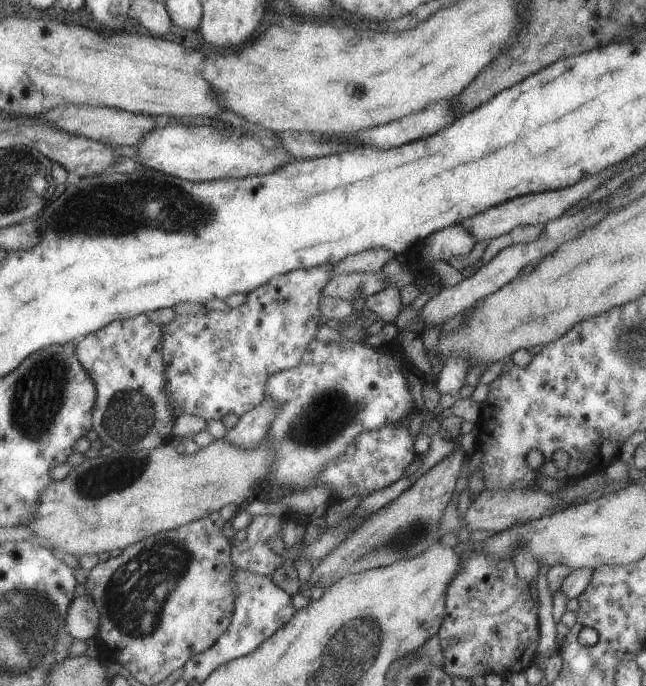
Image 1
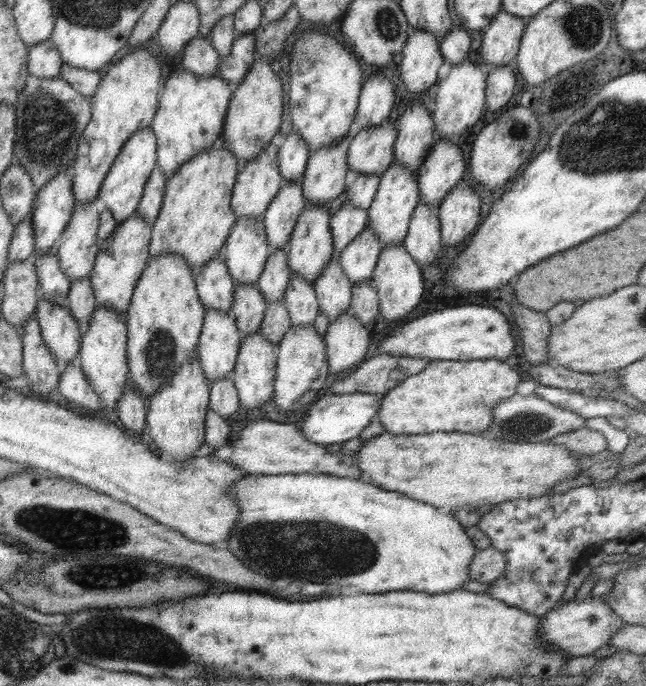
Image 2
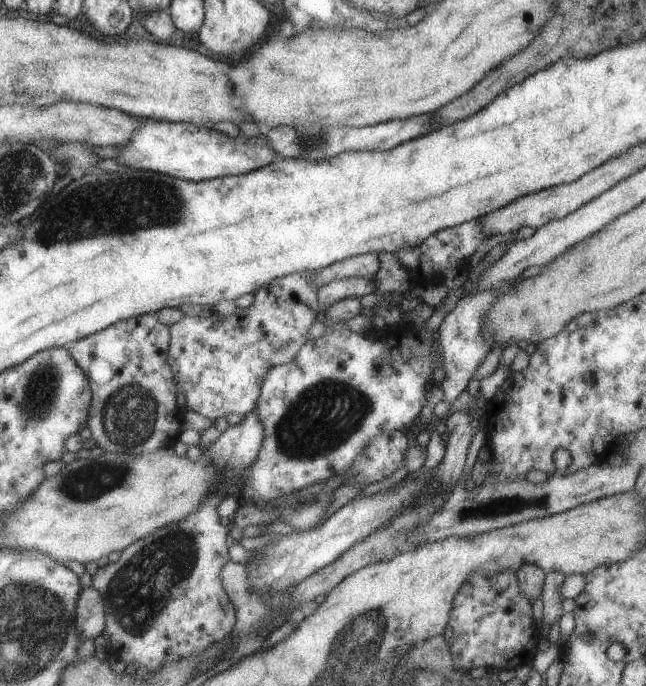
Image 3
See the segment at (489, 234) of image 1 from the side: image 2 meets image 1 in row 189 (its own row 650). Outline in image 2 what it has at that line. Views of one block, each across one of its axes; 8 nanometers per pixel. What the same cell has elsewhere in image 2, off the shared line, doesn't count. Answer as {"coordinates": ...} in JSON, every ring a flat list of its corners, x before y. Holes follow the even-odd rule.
{"coordinates":[[594,595,585,598,583,602,570,600,564,602,561,607,548,610,539,617,539,623,538,634,544,638,544,642,553,649,559,649,561,653,569,655,569,658,587,656,601,646,607,646,608,639,611,639,619,628,625,626,623,621,607,607,607,603,601,597]]}

